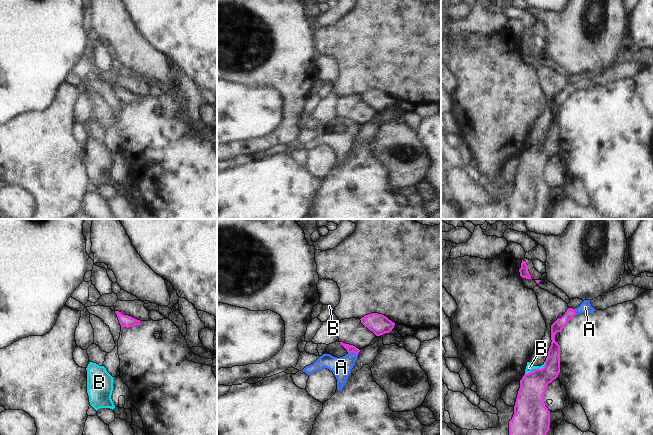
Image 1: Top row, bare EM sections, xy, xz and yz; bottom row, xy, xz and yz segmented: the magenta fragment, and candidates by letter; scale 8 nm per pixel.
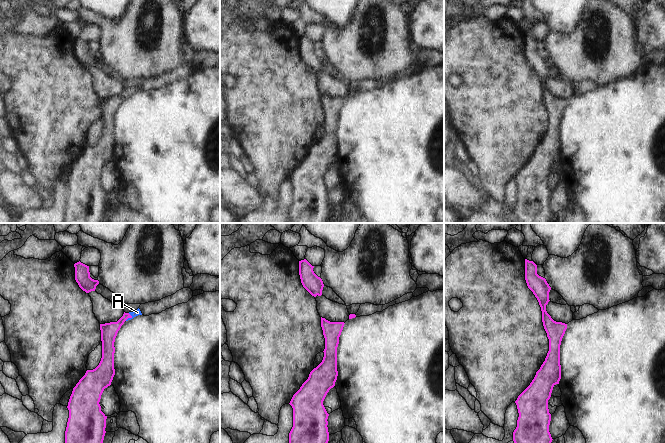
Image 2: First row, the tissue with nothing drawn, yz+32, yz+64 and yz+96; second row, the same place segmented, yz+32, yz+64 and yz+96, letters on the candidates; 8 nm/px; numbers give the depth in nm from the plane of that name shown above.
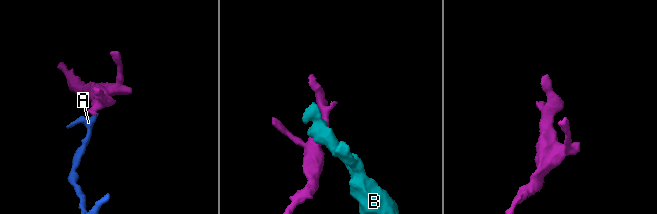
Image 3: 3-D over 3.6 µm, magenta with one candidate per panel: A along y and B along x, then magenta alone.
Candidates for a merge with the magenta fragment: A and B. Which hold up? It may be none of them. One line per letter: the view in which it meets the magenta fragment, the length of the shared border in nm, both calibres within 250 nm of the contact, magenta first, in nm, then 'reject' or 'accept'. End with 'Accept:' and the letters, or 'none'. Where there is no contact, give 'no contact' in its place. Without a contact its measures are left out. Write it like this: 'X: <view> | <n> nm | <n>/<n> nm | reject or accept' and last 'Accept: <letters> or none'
A: xz | 80 nm | 60/160 nm | accept
B: yz | 190 nm | 220/60 nm | reject
Accept: A

